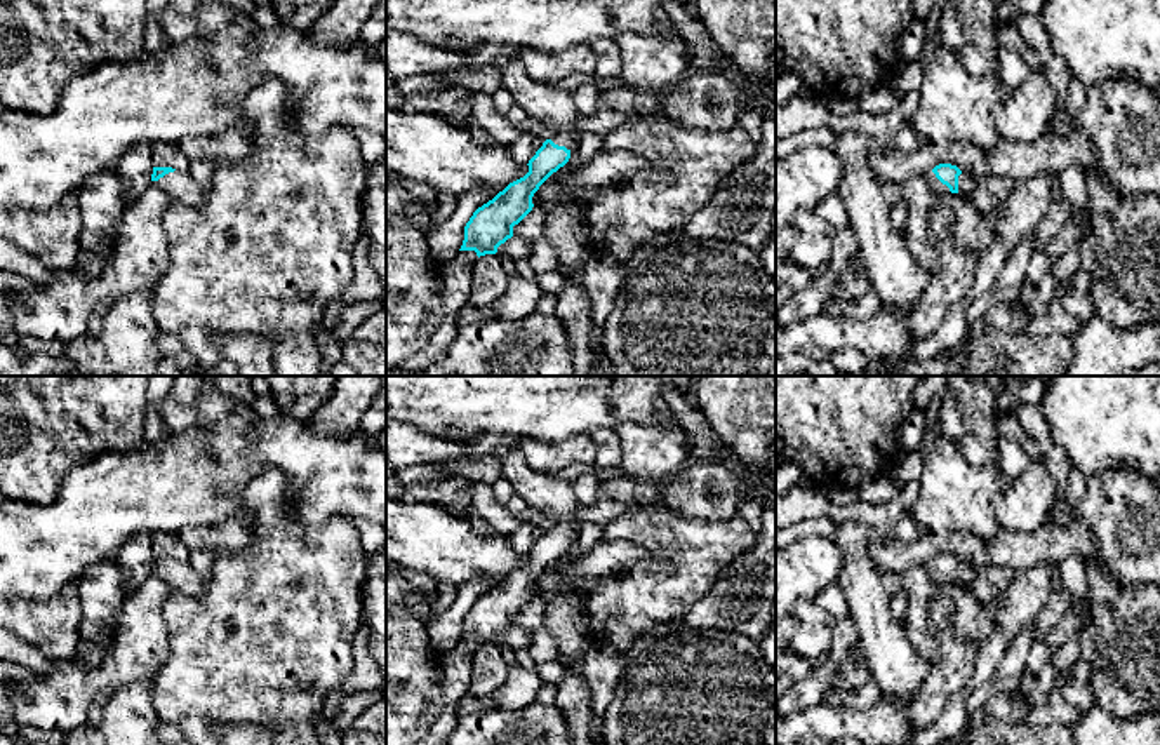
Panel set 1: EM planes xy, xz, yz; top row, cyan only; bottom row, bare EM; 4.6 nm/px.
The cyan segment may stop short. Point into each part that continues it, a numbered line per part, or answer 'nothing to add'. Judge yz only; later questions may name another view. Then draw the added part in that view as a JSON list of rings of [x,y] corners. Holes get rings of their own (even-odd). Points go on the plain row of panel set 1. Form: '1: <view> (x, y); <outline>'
1: yz (934, 573); [[[932,559],[925,564],[925,569],[927,569],[927,573],[929,573],[929,576],[930,576],[930,580],[932,580],[934,583],[943,585],[943,587],[953,585],[953,583],[950,581],[950,578],[948,578],[946,574],[943,574],[943,573],[936,567],[936,564],[932,562]]]

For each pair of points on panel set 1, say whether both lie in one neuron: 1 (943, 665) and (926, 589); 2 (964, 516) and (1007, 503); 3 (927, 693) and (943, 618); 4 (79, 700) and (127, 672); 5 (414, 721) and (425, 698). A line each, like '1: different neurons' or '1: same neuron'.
1: different neurons
2: different neurons
3: same neuron
4: same neuron
5: same neuron

